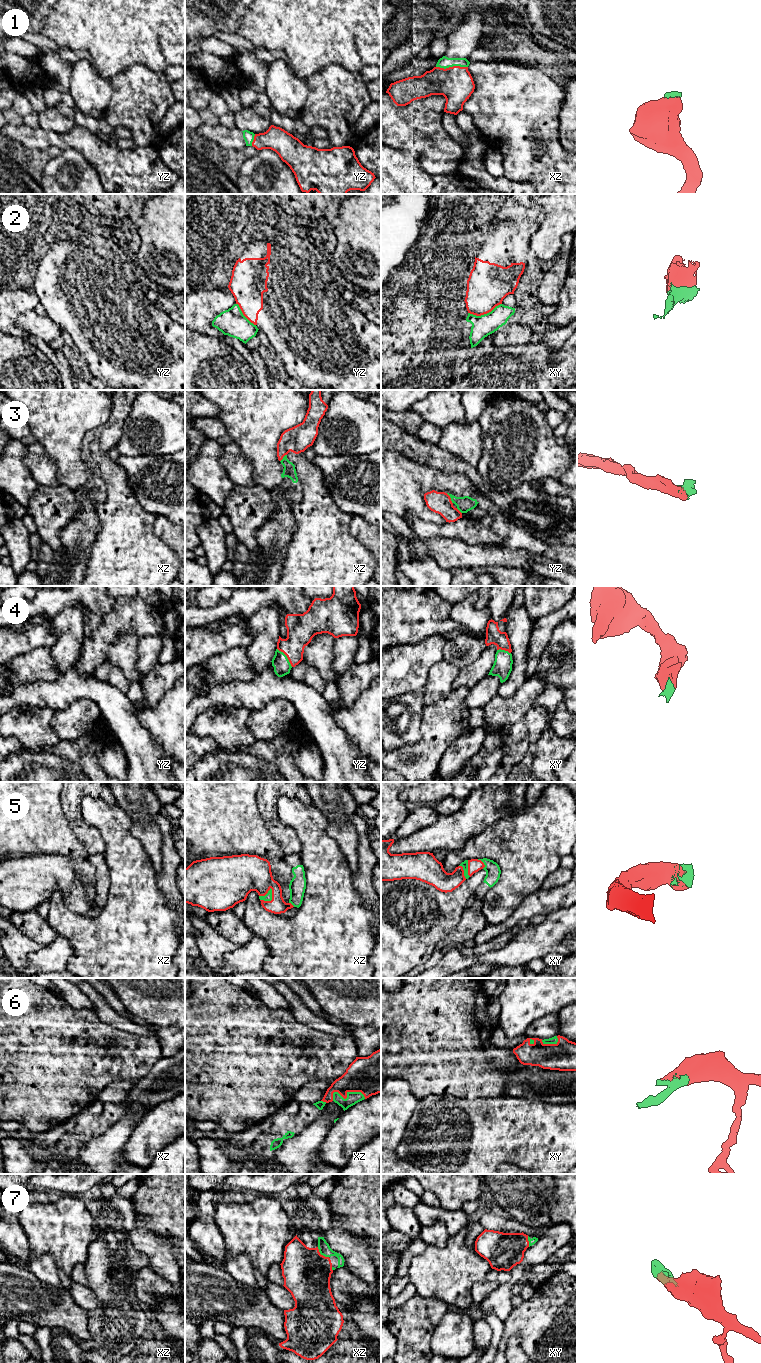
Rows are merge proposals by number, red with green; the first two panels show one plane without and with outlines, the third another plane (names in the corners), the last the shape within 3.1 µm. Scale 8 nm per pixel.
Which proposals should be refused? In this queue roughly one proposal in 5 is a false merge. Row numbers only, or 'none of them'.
2

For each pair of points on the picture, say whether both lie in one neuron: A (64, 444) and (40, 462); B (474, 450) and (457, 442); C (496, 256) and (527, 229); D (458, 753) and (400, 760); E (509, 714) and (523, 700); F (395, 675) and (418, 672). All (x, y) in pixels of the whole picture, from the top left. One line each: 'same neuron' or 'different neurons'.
A: different neurons
B: same neuron
C: same neuron
D: different neurons
E: same neuron
F: same neuron

